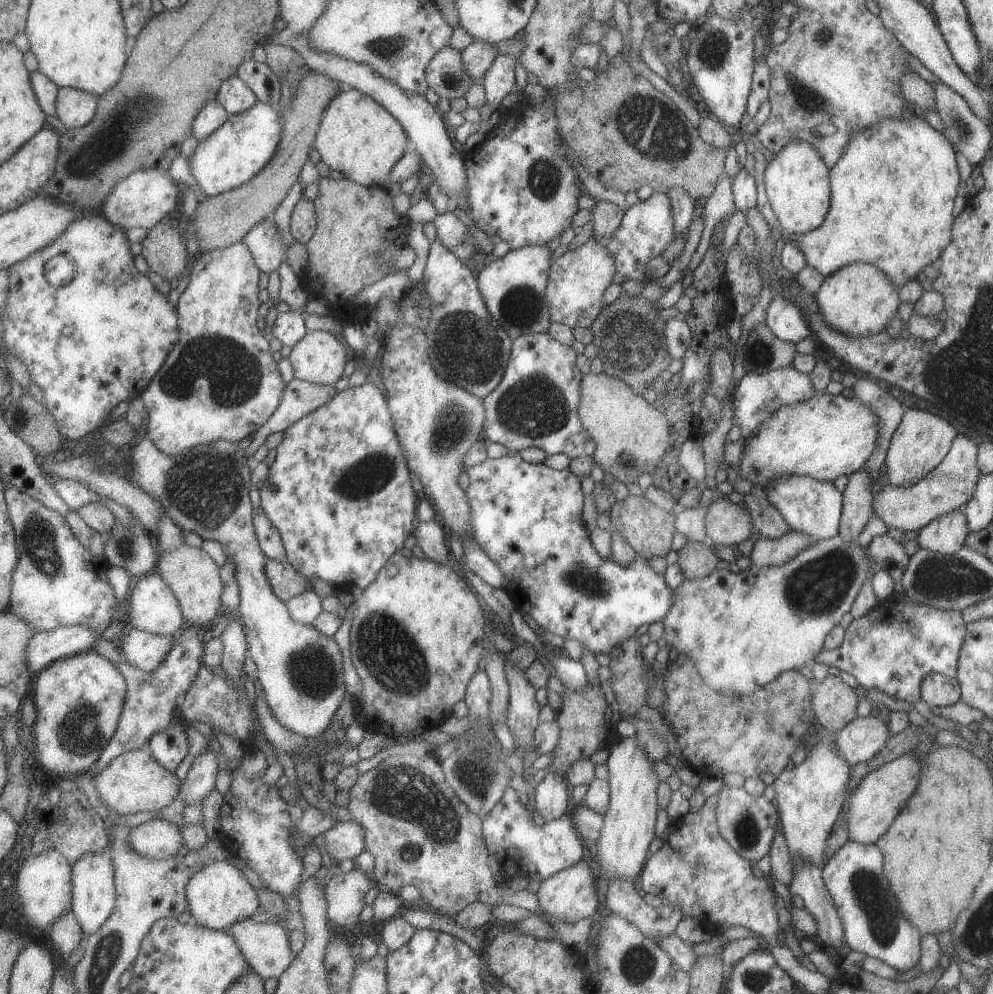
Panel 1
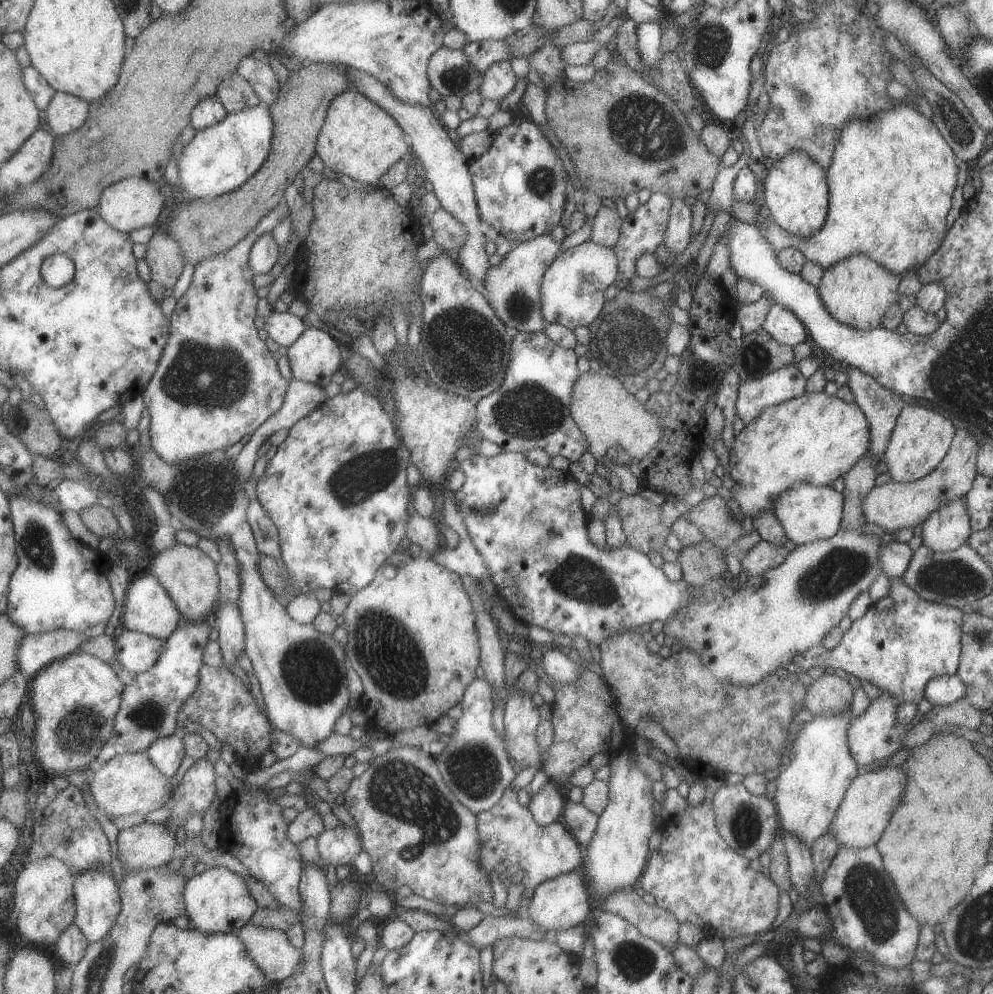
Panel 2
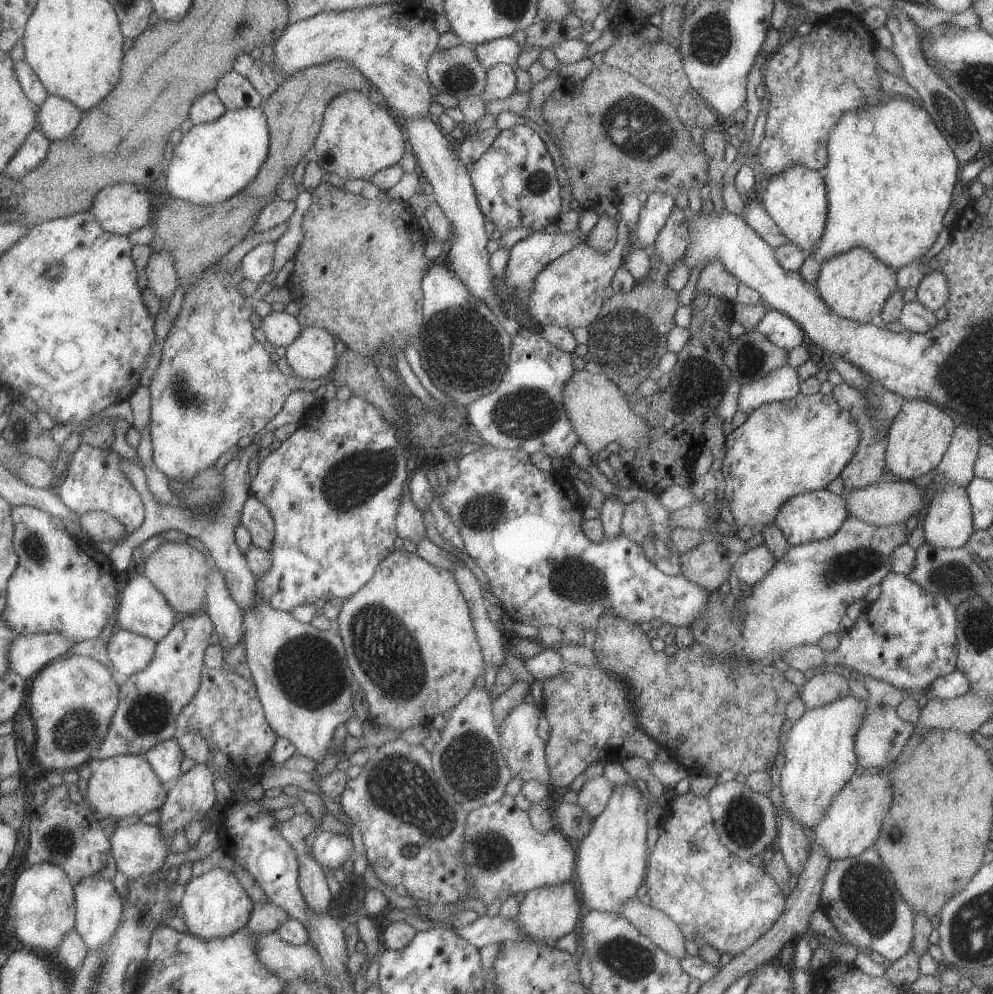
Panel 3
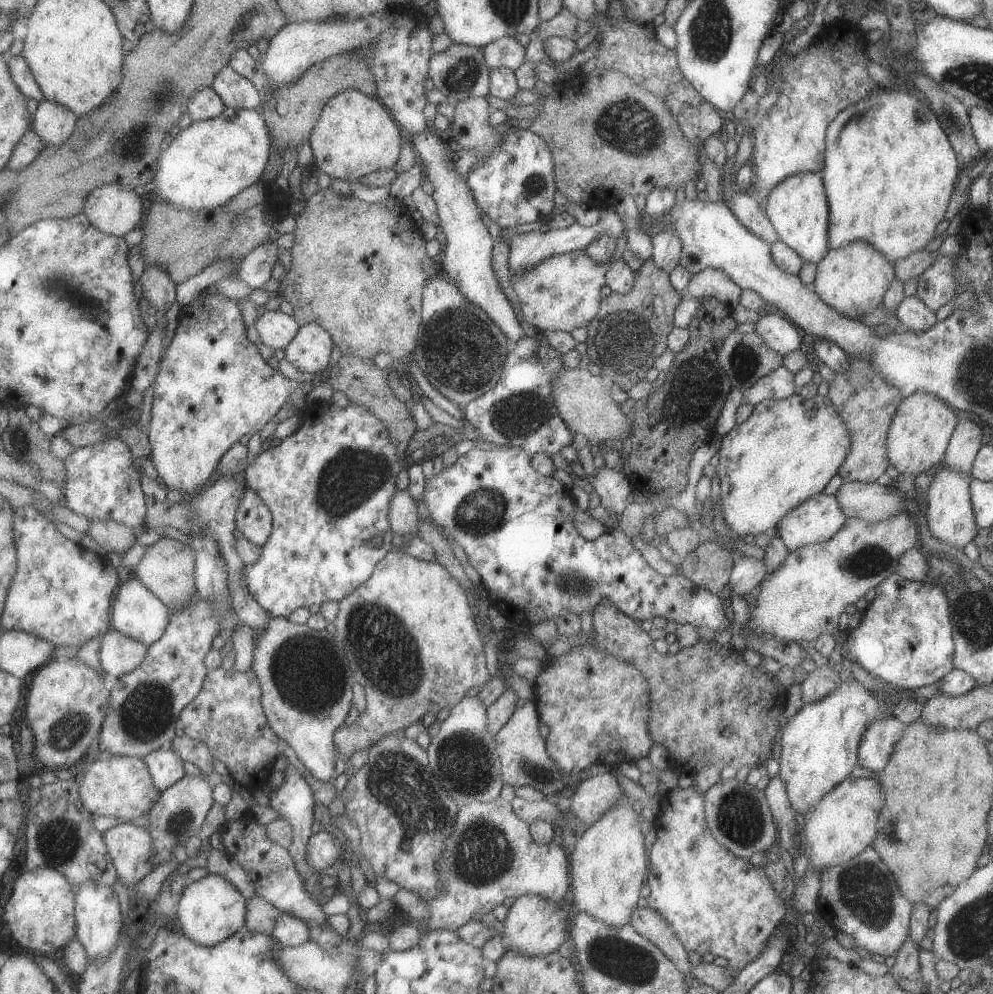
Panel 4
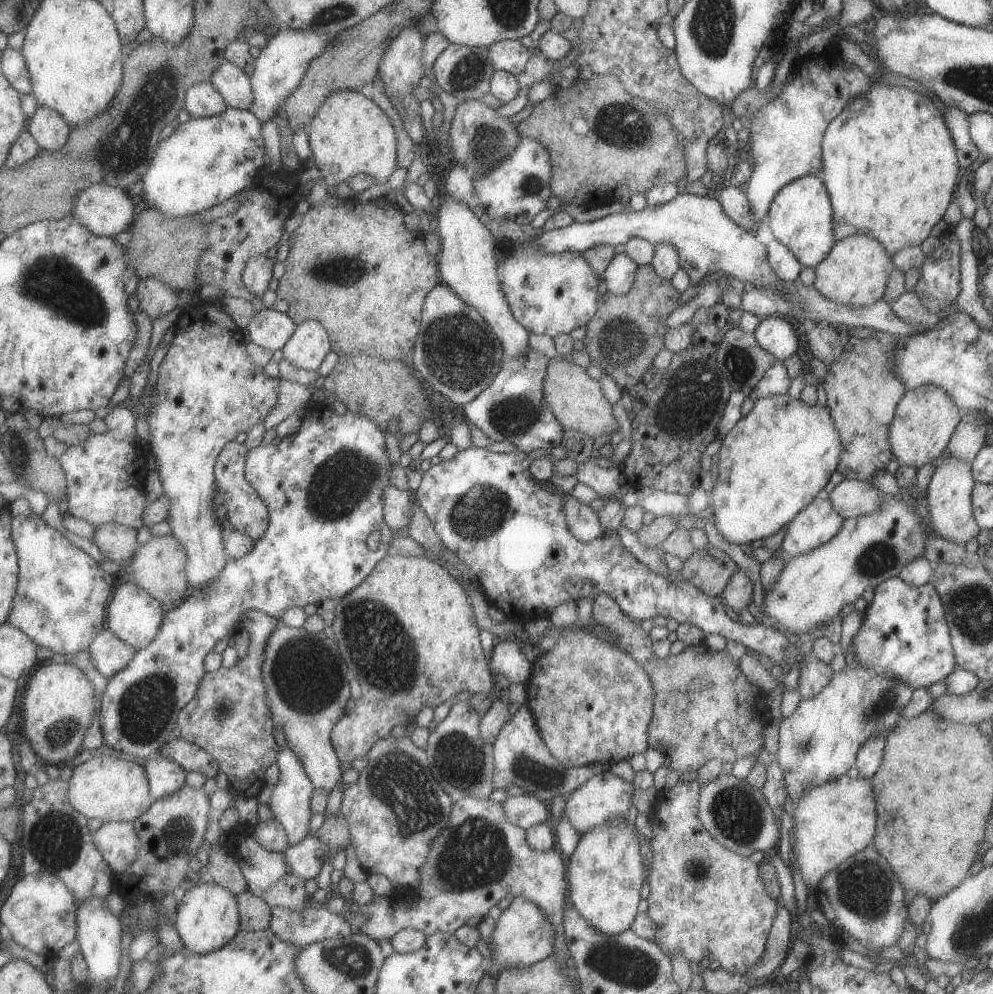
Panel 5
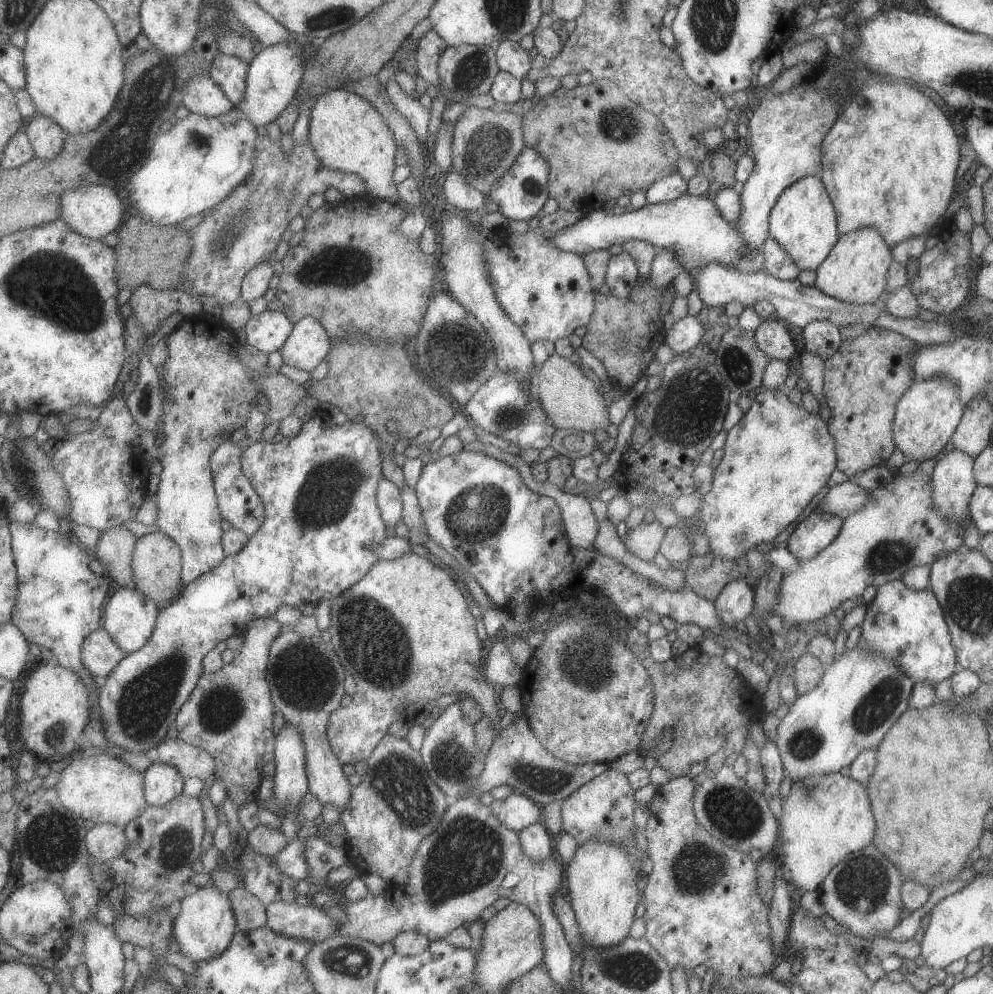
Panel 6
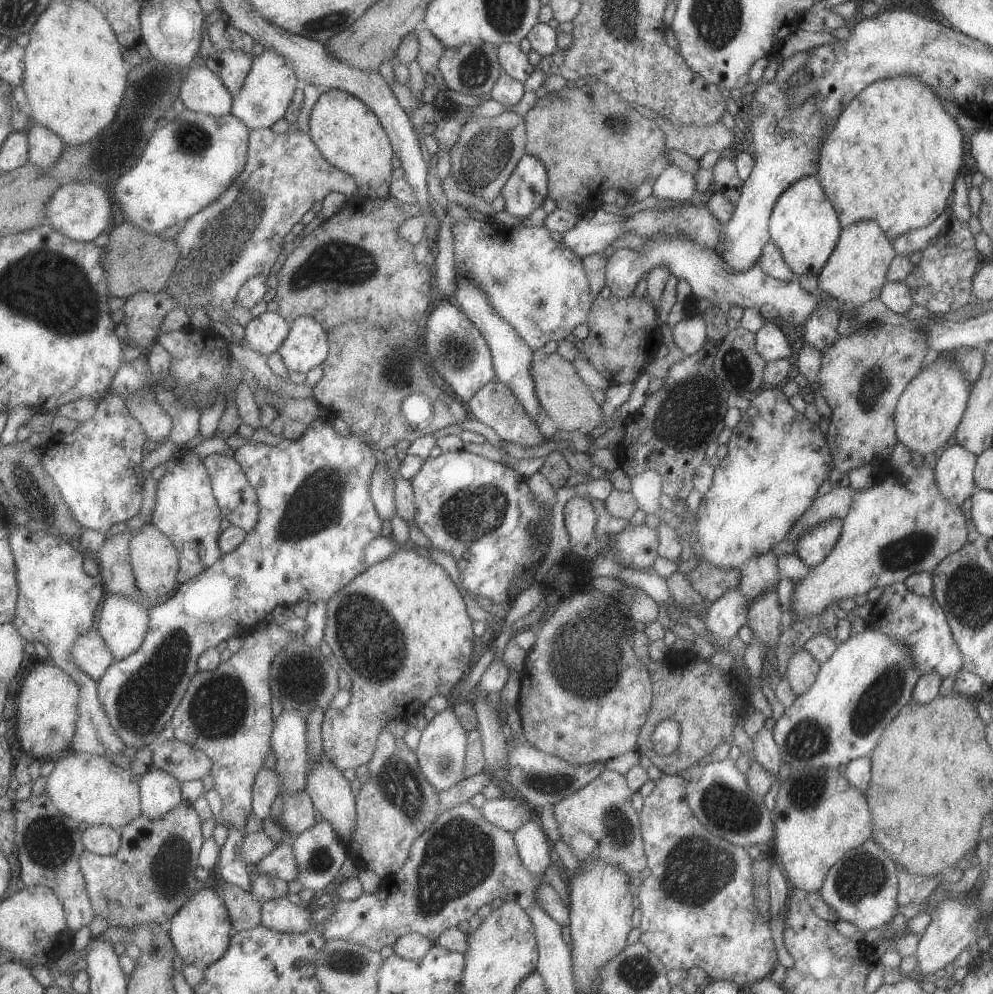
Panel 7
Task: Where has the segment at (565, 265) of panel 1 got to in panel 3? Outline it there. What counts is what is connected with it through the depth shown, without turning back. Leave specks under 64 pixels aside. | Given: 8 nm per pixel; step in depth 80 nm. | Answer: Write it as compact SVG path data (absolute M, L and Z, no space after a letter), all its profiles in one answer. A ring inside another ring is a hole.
M621 222L616 231L616 243L607 252L599 252L585 242L579 243L553 259L537 275L528 308L538 329L545 325L555 325L572 331L575 327L586 327L597 318L605 299L603 289L610 286L614 272L621 266L628 241L629 230L626 224Z

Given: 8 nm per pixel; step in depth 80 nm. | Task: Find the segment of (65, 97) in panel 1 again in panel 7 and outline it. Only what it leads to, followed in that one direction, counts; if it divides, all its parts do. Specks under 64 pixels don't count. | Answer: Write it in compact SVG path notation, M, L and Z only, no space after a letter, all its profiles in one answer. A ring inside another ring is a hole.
M35 123L28 132L30 140L30 162L35 163L42 171L49 170L61 160L66 142L51 128Z

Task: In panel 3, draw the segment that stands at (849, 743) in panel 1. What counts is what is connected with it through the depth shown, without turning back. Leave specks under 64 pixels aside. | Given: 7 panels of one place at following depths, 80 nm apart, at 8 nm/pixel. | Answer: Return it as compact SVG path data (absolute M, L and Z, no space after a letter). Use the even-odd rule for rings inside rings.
M862 675L861 681L868 691L868 697L862 721L854 732L856 764L862 766L866 771L885 770L886 764L896 760L905 746L906 740L914 732L914 724L901 720L896 713L896 706L905 698L905 692L871 677Z

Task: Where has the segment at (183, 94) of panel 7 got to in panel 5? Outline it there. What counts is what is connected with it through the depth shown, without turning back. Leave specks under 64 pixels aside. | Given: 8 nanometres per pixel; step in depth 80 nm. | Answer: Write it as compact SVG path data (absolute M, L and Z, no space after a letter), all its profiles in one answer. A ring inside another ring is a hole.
M211 81L189 87L185 104L191 118L217 116L229 108L225 97Z

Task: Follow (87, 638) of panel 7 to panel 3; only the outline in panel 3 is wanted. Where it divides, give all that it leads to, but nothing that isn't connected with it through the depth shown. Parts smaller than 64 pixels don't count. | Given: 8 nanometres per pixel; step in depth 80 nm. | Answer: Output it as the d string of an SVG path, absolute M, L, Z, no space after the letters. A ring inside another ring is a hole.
M119 628L109 642L111 670L129 678L145 670L153 662L158 649L156 640L123 628Z

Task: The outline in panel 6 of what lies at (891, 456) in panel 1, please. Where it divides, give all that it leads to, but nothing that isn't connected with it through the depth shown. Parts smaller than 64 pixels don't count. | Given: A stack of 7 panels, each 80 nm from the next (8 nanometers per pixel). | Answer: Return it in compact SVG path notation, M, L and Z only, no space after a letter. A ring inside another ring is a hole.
M941 376L915 379L896 403L892 421L893 444L907 462L915 460L922 463L934 458L951 439L963 412L963 404L959 402L959 388L953 382Z

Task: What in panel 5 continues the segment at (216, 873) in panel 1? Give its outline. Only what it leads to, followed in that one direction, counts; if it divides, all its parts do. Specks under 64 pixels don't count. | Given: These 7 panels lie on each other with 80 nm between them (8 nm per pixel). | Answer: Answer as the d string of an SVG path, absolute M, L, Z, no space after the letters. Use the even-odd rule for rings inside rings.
M206 878L184 894L176 911L176 928L185 947L195 954L209 954L225 948L241 931L241 914L237 895Z

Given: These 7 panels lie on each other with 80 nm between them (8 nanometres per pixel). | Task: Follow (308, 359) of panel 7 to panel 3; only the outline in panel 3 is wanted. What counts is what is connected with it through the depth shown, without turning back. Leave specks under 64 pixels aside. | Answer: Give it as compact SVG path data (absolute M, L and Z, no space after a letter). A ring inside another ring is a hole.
M304 327L299 338L285 348L297 377L315 380L331 376L338 366L333 337L327 329Z

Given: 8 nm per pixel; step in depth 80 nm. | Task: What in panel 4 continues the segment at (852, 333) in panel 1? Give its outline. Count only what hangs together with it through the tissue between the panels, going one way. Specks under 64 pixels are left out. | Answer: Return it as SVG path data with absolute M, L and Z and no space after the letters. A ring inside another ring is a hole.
M853 241L828 250L816 263L812 286L819 298L840 315L859 319L882 304L886 288L892 283L894 265L865 241Z

